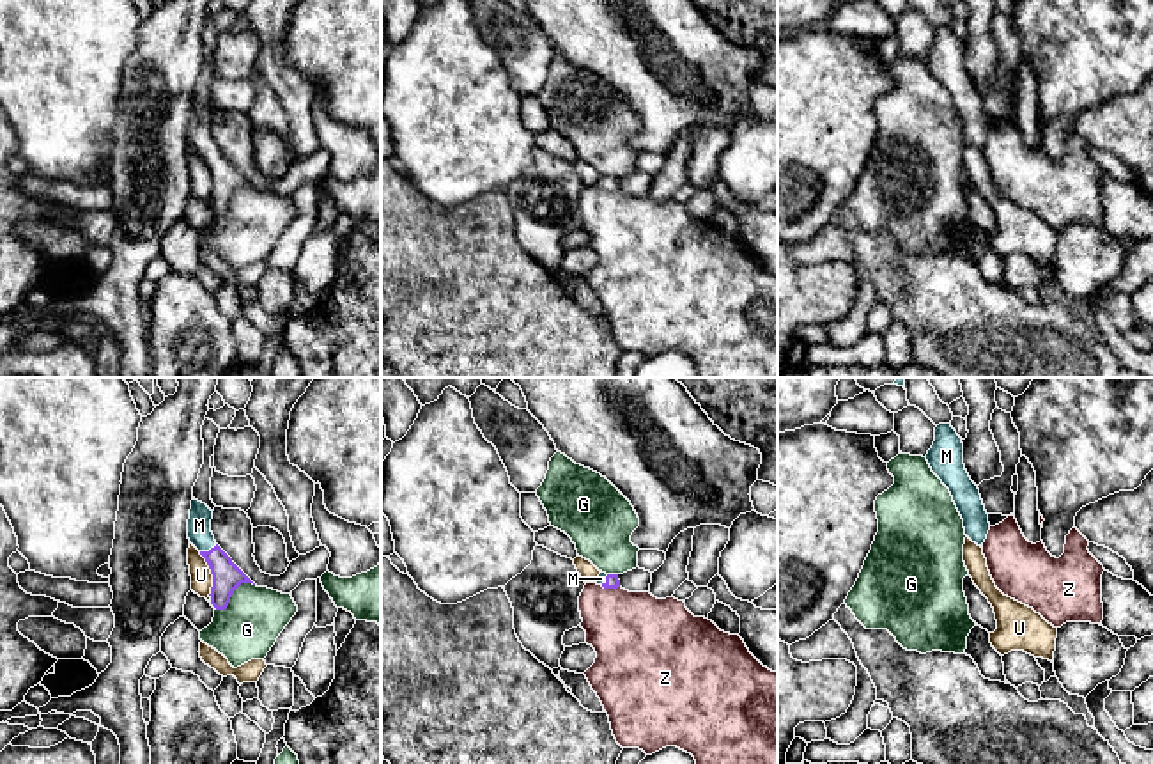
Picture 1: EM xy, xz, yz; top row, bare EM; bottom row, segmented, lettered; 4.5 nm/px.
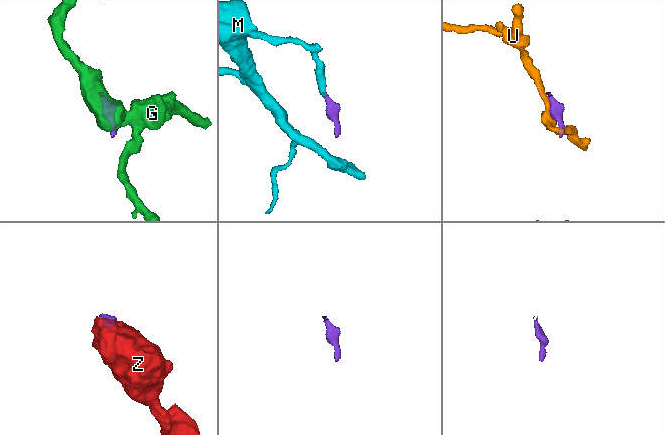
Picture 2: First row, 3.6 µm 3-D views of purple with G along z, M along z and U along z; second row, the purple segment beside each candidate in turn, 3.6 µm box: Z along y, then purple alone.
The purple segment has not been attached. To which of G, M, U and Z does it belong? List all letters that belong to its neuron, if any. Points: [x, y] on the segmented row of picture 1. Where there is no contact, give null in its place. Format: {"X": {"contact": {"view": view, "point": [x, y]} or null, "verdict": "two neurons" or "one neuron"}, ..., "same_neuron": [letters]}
{"G": {"contact": {"view": "xy", "point": [231, 596]}, "verdict": "two neurons"}, "M": {"contact": {"view": "xy", "point": [209, 550]}, "verdict": "one neuron"}, "U": {"contact": {"view": "xy", "point": [211, 573]}, "verdict": "two neurons"}, "Z": {"contact": {"view": "xz", "point": [610, 587]}, "verdict": "two neurons"}, "same_neuron": ["M"]}

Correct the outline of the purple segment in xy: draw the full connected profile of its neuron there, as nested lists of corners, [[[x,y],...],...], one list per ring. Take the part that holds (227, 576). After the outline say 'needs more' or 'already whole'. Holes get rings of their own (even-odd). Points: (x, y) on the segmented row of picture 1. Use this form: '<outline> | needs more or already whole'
[[[191,500],[190,519],[188,519],[188,539],[205,558],[211,574],[211,604],[216,610],[225,610],[230,603],[234,590],[241,583],[253,583],[232,558],[216,544],[211,532],[213,511],[198,502]]] | needs more

